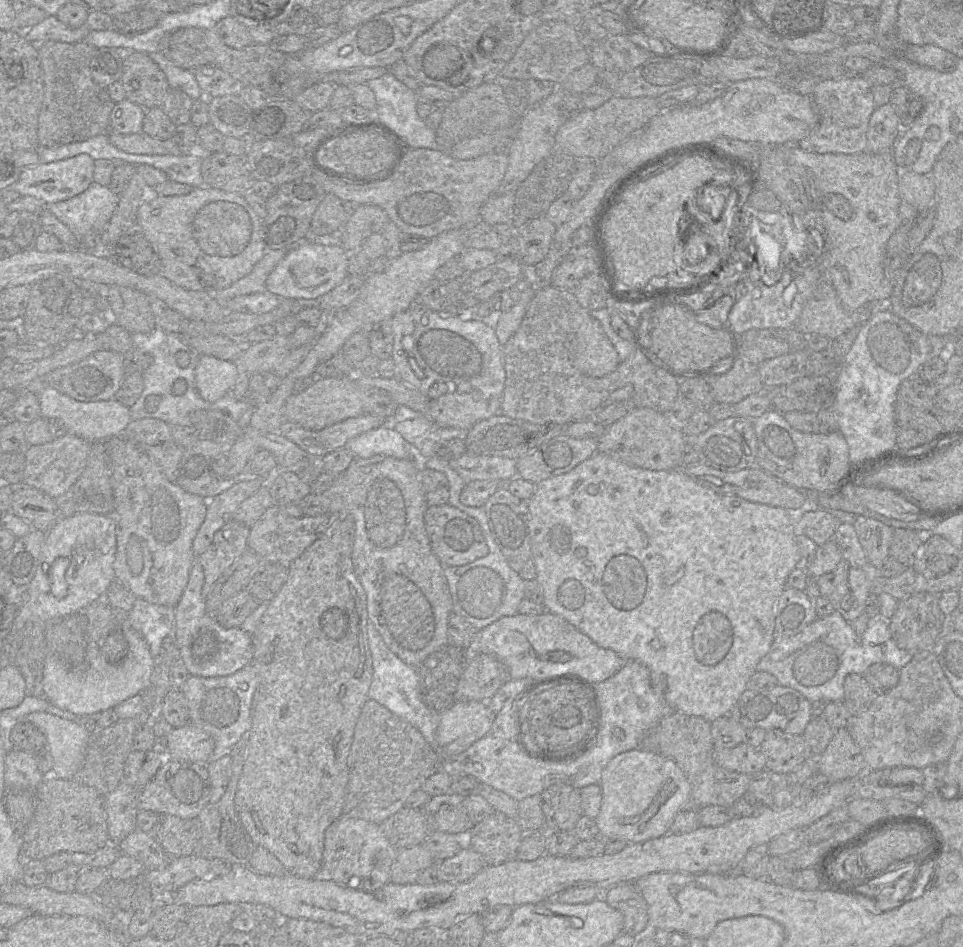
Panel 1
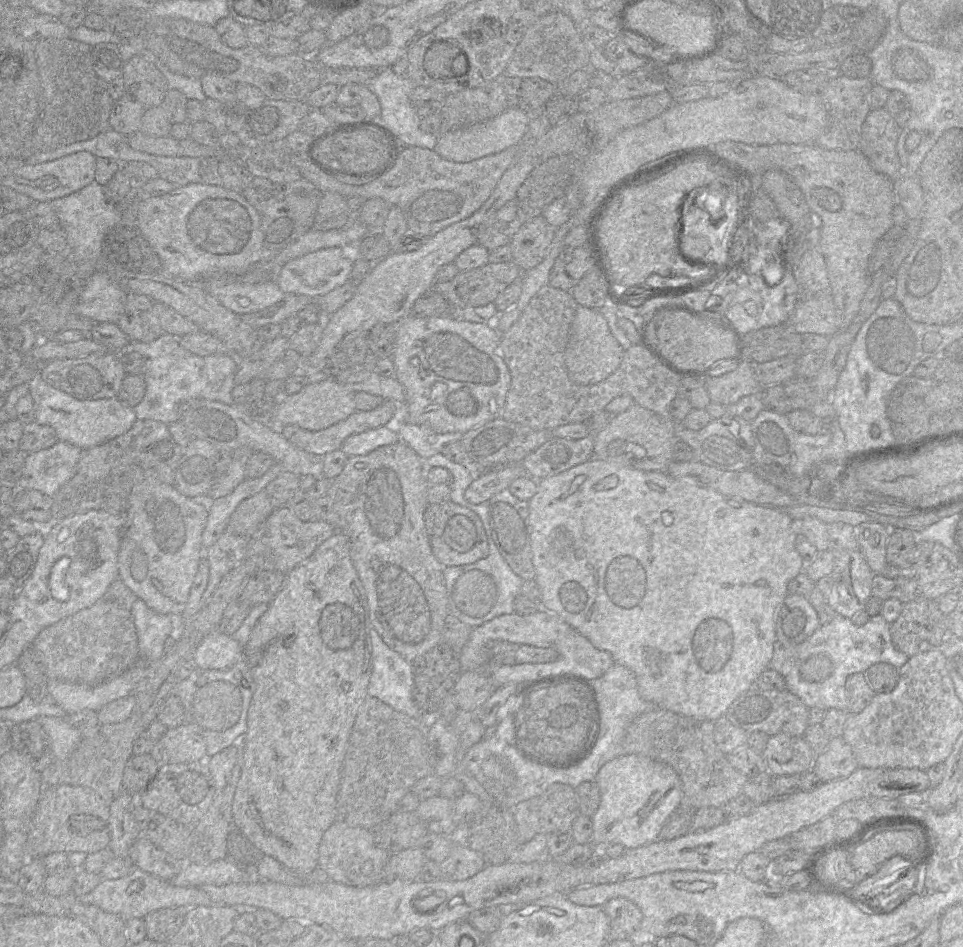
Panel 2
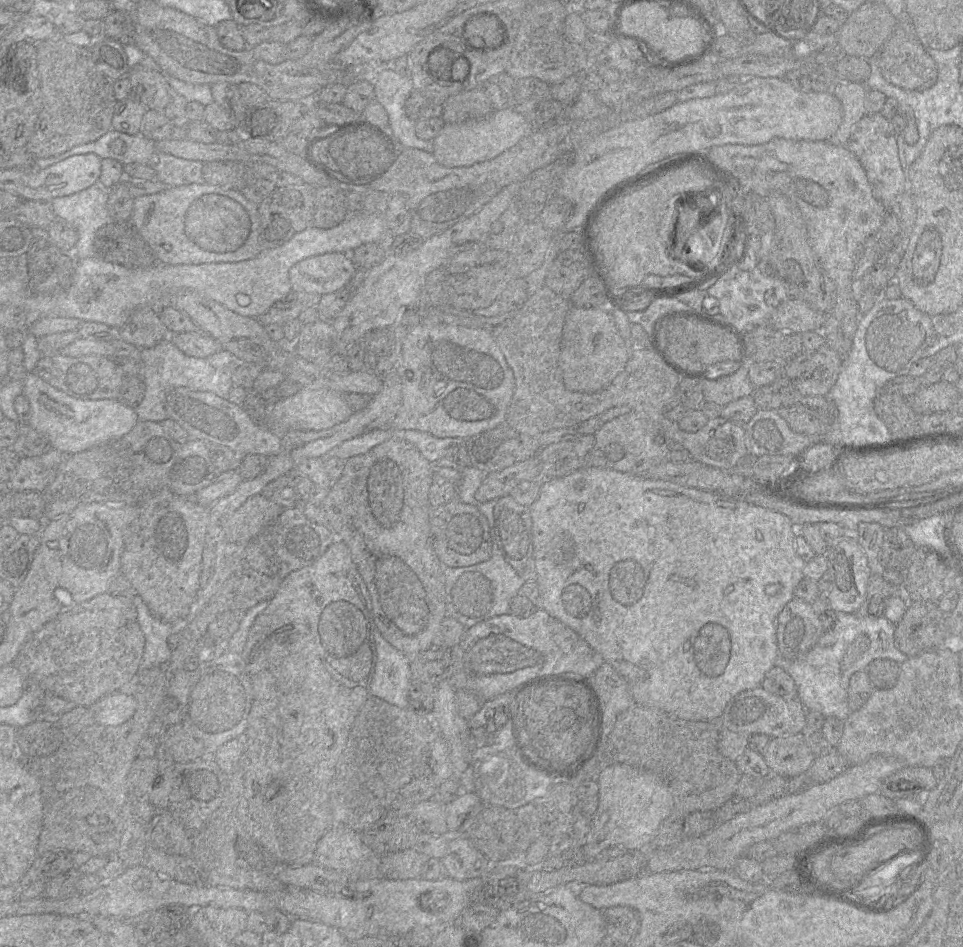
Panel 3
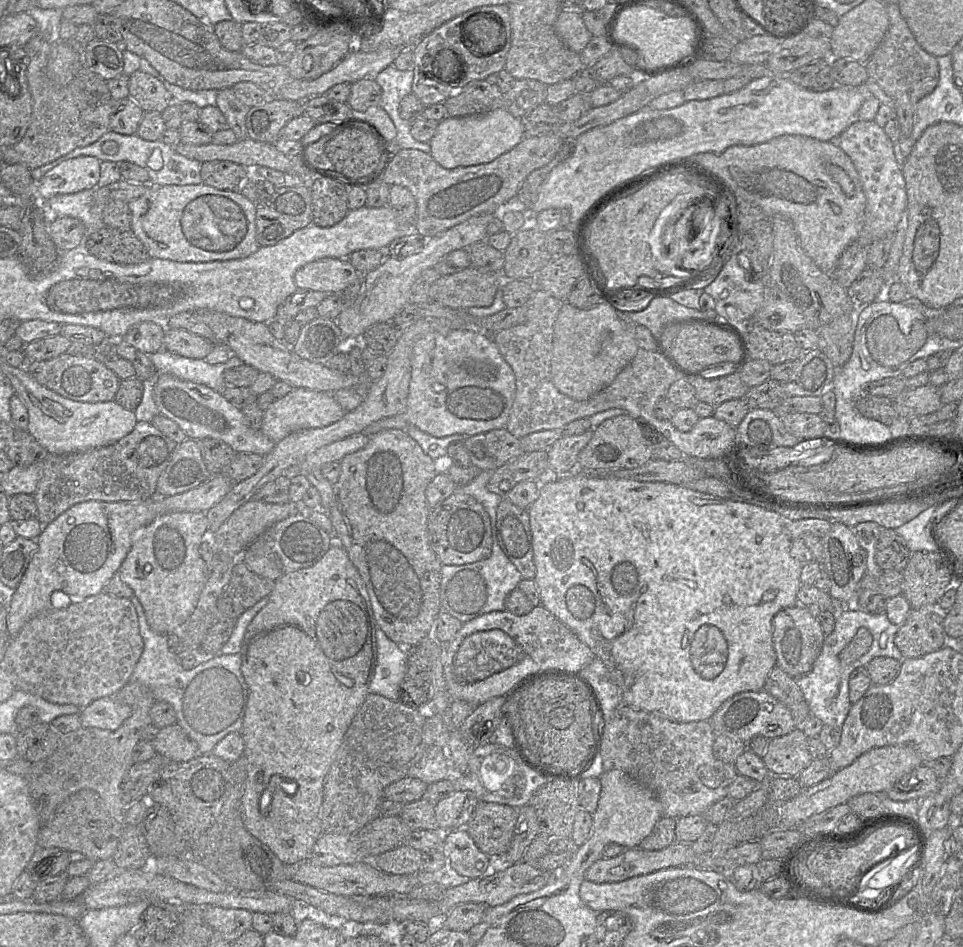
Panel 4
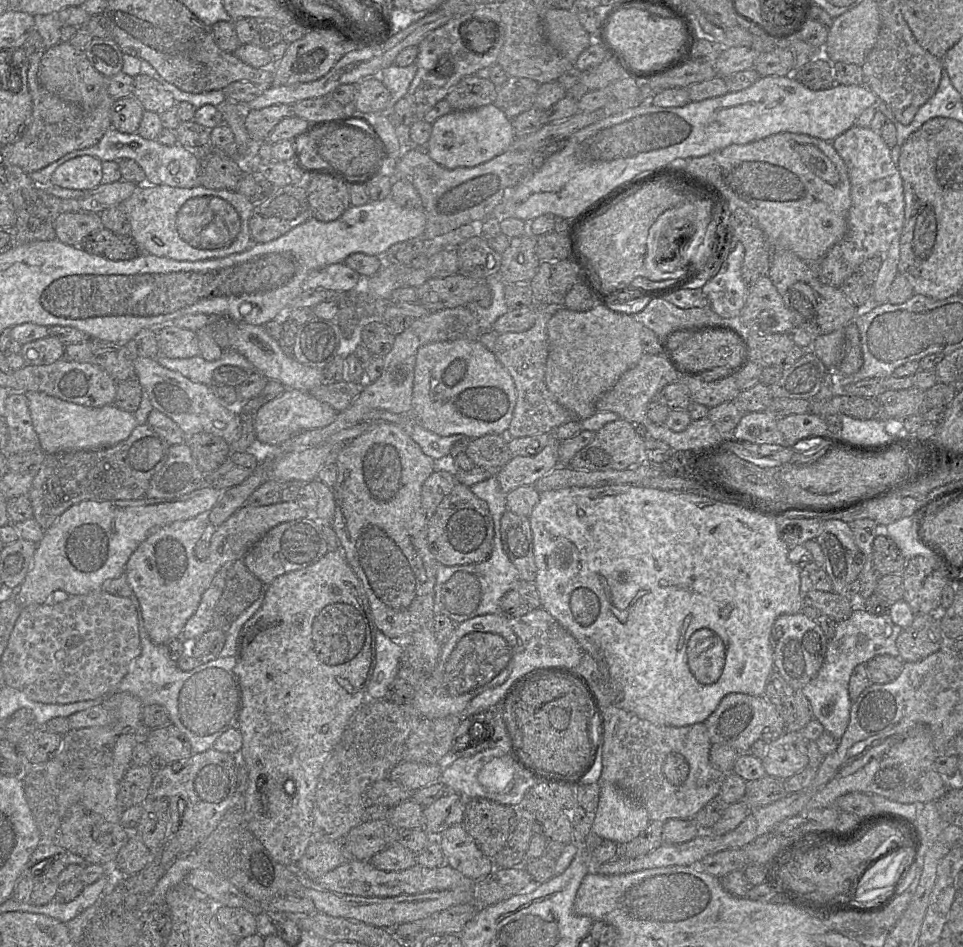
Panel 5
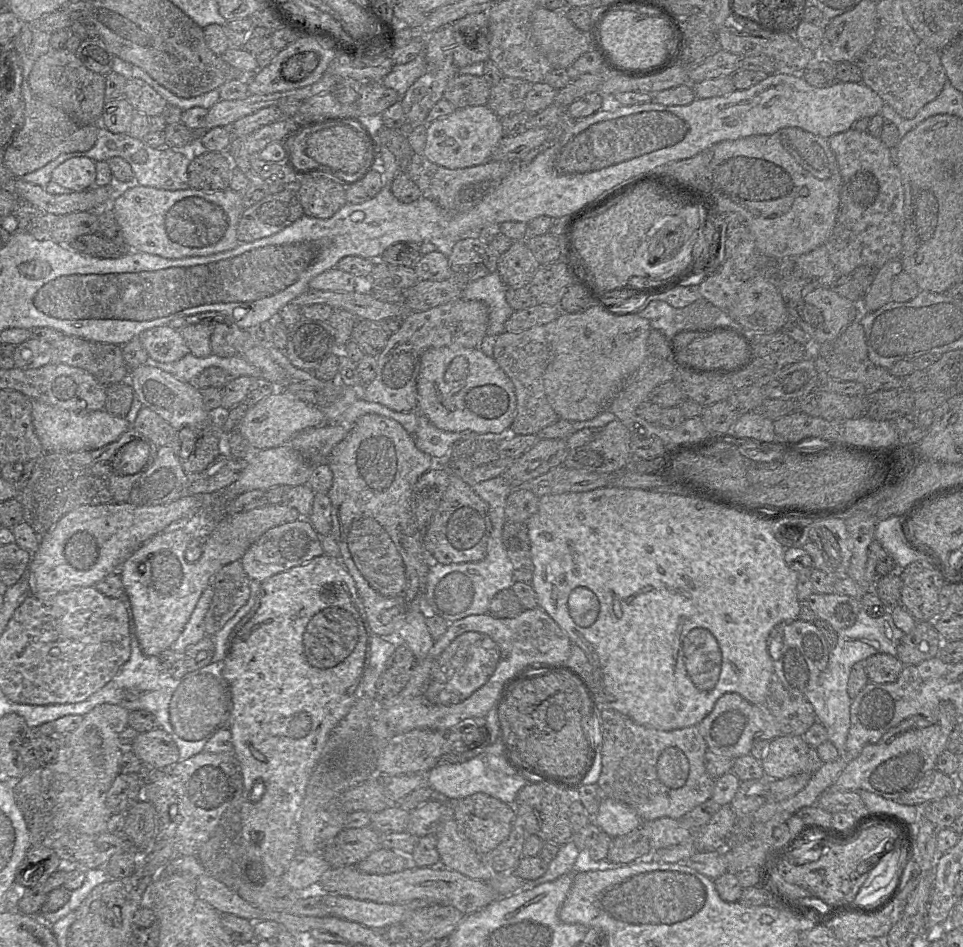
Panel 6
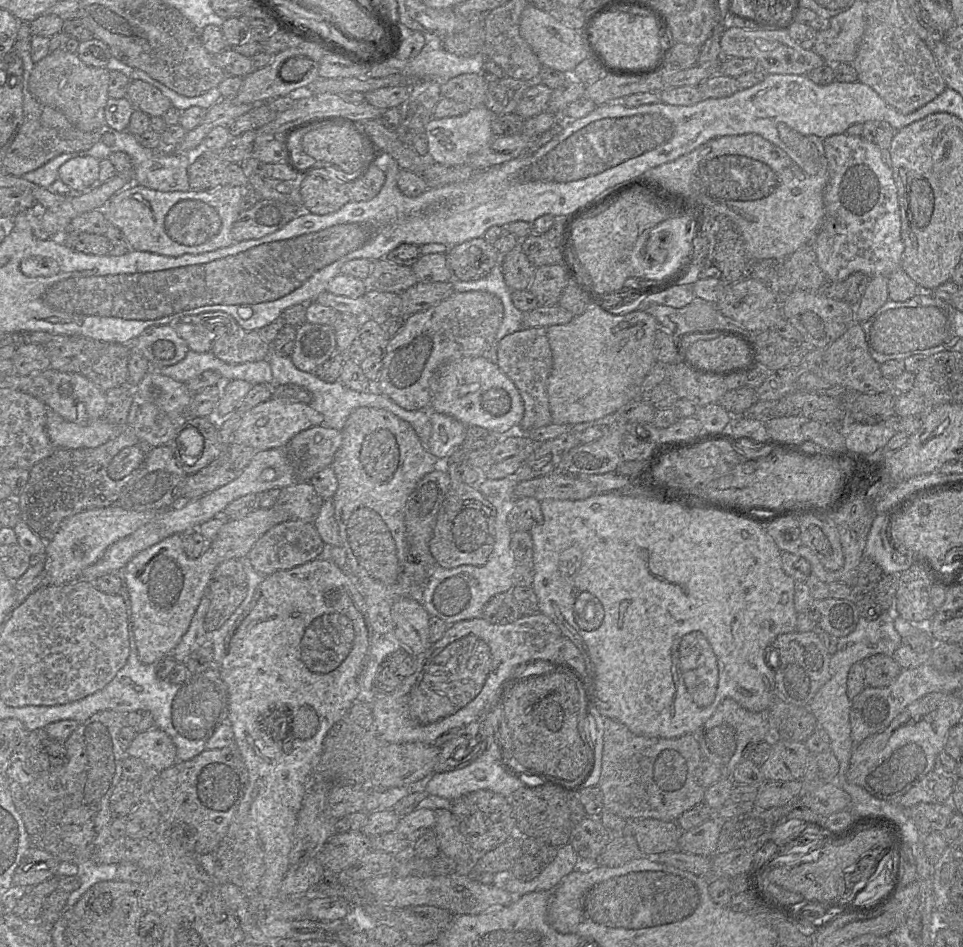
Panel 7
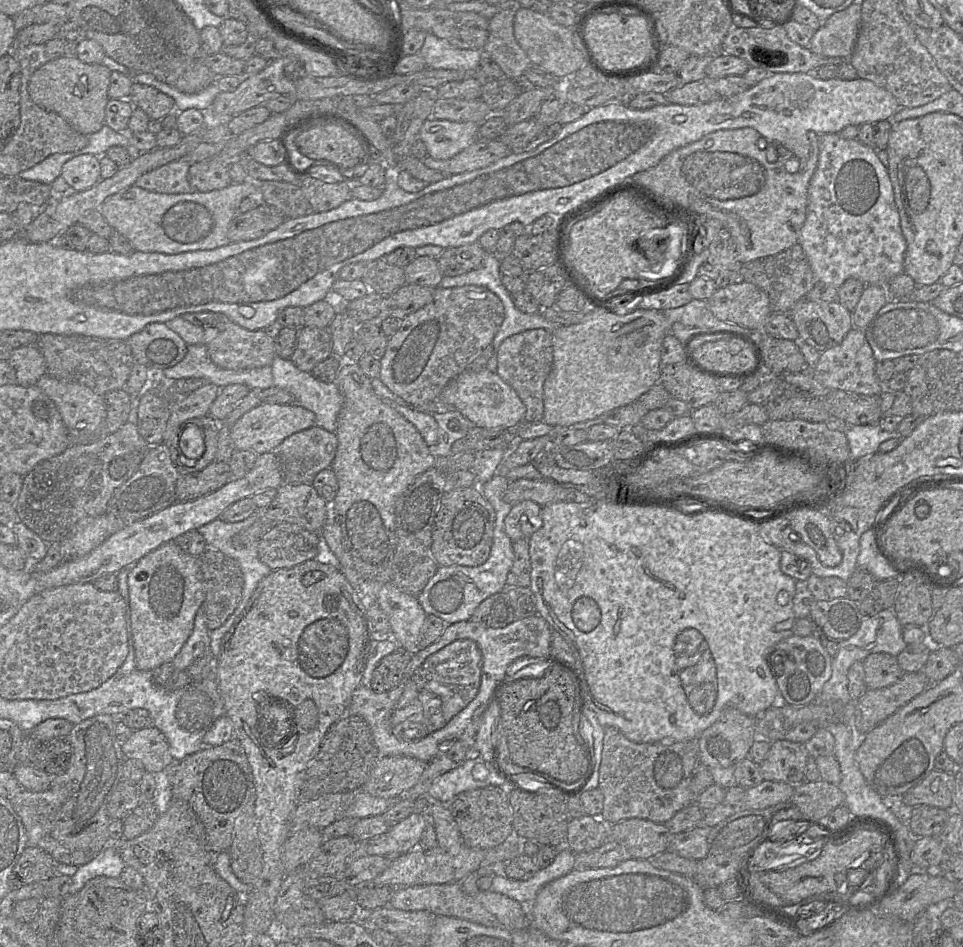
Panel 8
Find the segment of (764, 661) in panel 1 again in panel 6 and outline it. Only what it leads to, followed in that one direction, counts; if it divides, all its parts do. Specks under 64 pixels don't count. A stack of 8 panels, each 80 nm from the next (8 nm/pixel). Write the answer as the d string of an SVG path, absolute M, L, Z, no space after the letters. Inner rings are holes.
M860 610L852 626L836 630L838 639L828 654L827 667L815 688L805 693L804 696L812 704L817 721L827 730L828 740L834 744L839 755L844 757L852 702L847 690L851 668L856 662L864 661L877 653L896 656L897 646L904 633L894 624L889 610L878 618L870 617L865 610Z

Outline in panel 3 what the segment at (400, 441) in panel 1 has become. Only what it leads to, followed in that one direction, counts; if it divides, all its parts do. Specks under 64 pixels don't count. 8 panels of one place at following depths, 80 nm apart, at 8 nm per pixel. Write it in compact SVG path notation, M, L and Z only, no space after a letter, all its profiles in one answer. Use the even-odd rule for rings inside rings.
M376 429L363 435L349 439L331 449L323 458L336 457L341 460L364 454L375 446L395 436L389 429Z

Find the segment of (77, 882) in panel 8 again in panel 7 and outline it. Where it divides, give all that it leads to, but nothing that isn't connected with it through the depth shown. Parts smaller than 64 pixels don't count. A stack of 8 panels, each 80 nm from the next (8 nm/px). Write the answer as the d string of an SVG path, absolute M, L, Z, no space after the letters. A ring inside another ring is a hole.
M94 860L80 864L79 873L77 874L80 879L80 887L69 894L62 915L75 905L80 897L94 884L116 879L117 869L118 864L99 864Z

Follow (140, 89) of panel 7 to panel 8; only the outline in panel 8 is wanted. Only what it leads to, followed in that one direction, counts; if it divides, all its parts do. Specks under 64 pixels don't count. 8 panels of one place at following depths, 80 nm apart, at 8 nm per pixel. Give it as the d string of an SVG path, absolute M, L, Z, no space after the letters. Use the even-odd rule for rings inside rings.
M133 82L129 100L134 105L142 109L150 119L161 119L175 111L175 101L169 95L161 92L155 87Z

